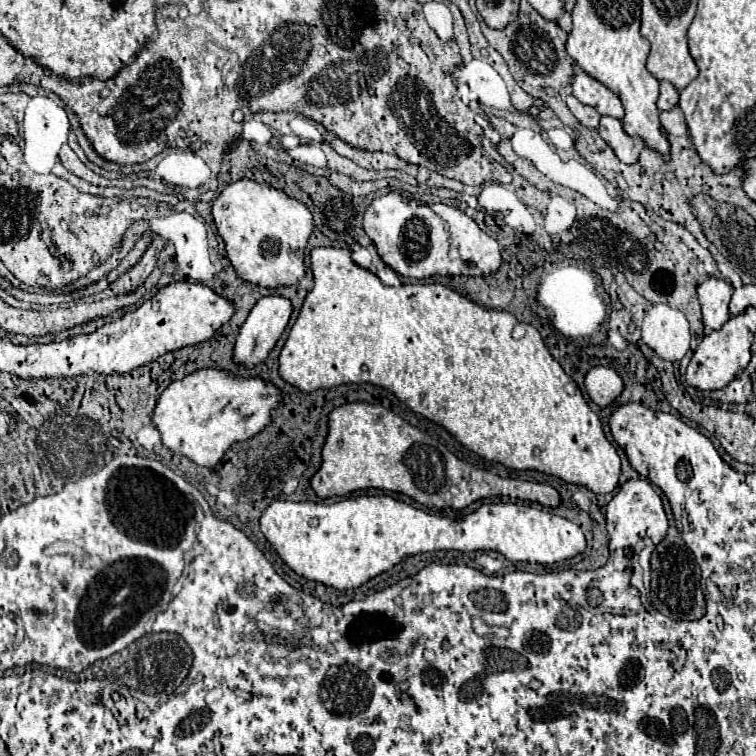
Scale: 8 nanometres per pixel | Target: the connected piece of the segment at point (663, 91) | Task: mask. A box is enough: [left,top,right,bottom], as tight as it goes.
[658,81,676,111]

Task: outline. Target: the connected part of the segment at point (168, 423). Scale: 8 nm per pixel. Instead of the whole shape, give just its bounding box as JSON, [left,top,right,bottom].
[152,369,282,467]

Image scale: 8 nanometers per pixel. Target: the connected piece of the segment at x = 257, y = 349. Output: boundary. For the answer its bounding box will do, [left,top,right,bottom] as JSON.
[232,295,292,369]

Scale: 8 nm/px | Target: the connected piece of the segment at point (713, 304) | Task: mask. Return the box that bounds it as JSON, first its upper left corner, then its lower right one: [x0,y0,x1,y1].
[698,277,732,331]

